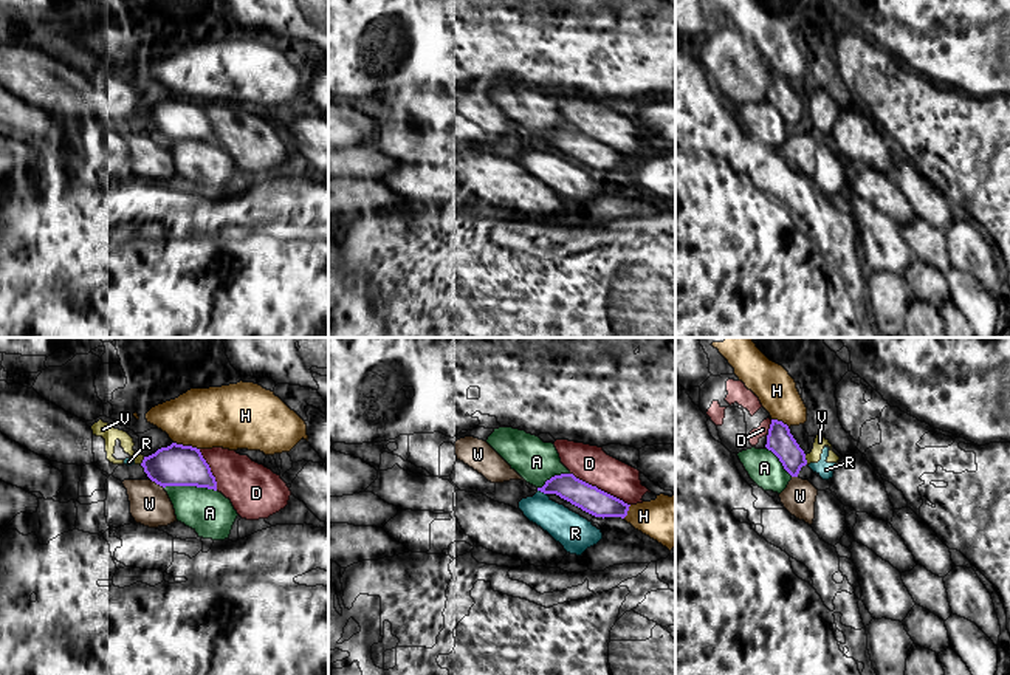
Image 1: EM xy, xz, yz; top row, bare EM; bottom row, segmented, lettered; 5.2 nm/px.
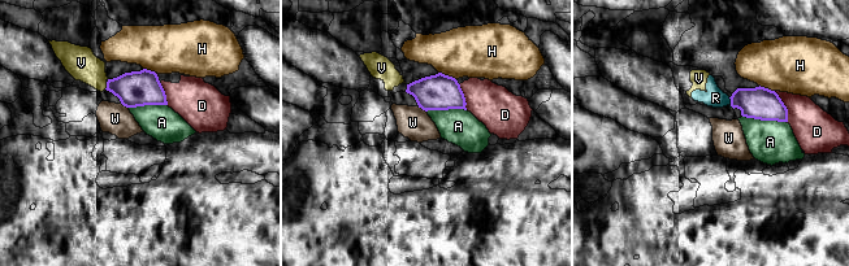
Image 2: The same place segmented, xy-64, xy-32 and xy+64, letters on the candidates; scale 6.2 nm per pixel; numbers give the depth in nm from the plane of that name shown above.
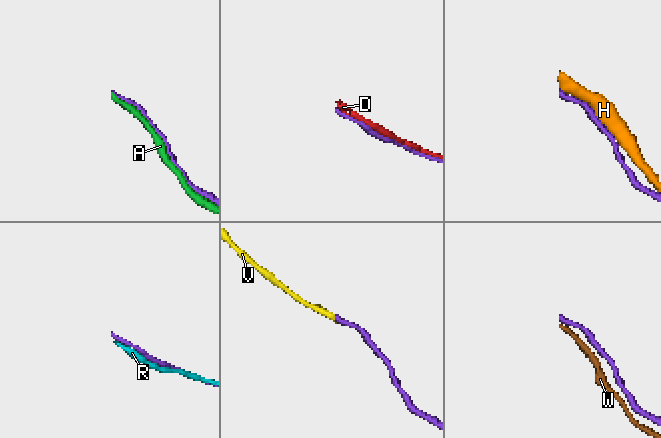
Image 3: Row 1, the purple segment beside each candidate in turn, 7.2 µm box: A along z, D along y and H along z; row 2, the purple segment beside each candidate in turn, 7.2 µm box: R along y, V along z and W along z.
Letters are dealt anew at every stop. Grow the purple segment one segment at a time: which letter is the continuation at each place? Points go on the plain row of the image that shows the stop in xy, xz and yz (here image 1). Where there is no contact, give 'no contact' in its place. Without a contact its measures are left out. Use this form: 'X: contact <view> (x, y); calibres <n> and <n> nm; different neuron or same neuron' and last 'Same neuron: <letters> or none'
A: contact xy (191, 138); calibres 220 and 240 nm; different neuron
D: contact xz (600, 143); calibres 140 and 190 nm; different neuron
H: contact xy (186, 99); calibres 220 and 320 nm; different neuron
R: contact xz (542, 144); calibres 140 and 180 nm; different neuron
V: contact yz (806, 113); calibres 140 and 60 nm; different neuron
W: contact xy (157, 137); calibres 220 and 200 nm; different neuron
Same neuron: none

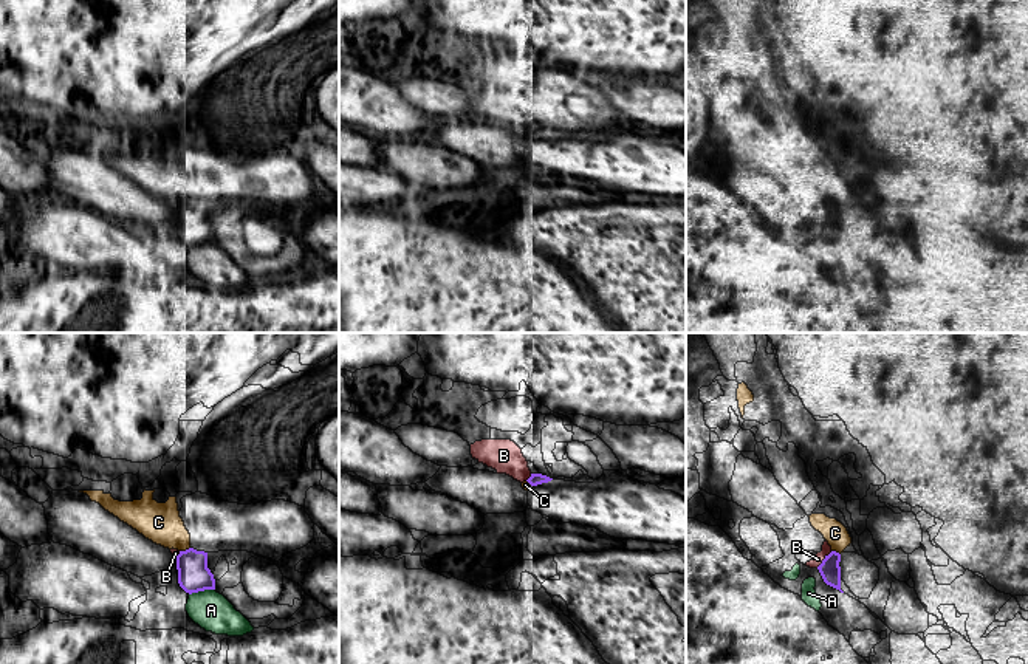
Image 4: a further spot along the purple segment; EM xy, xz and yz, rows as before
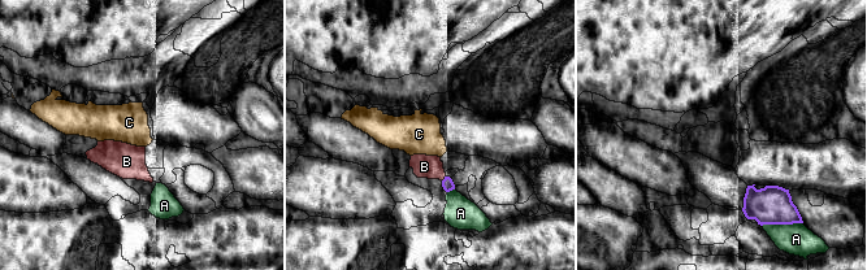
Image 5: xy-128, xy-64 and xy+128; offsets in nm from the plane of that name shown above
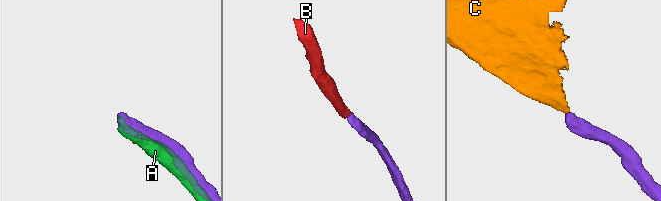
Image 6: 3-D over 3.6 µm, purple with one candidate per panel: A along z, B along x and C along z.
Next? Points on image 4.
A: contact xy (202, 243); calibres 170 and 200 nm; different neuron
B: contact yz (824, 212); calibres 110 and 50 nm; same neuron
C: contact xy (186, 203); calibres 170 and 200 nm; different neuron
Same neuron: B

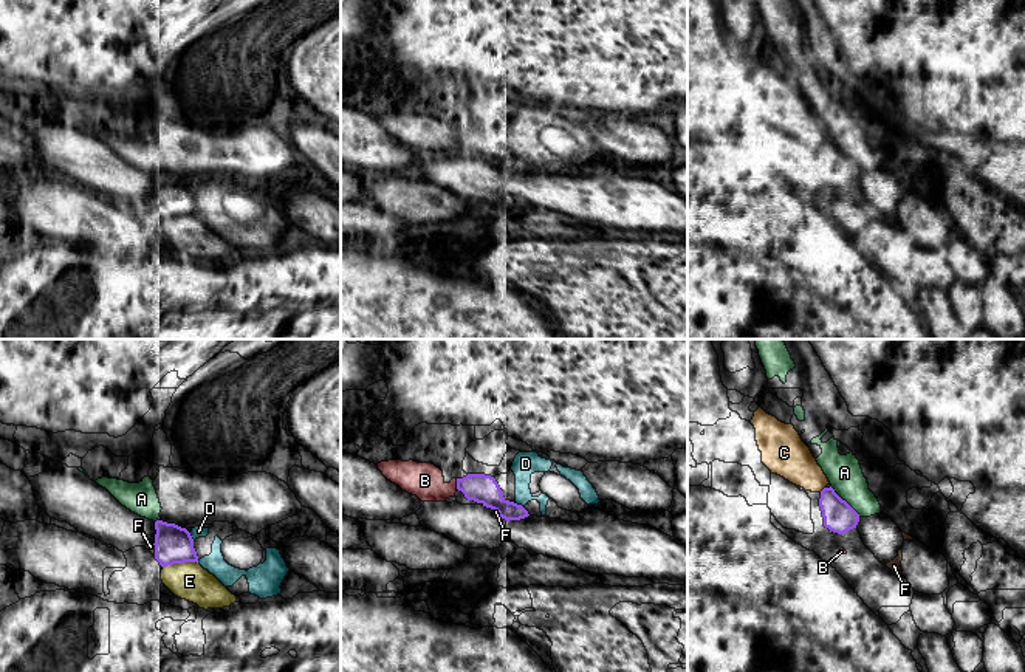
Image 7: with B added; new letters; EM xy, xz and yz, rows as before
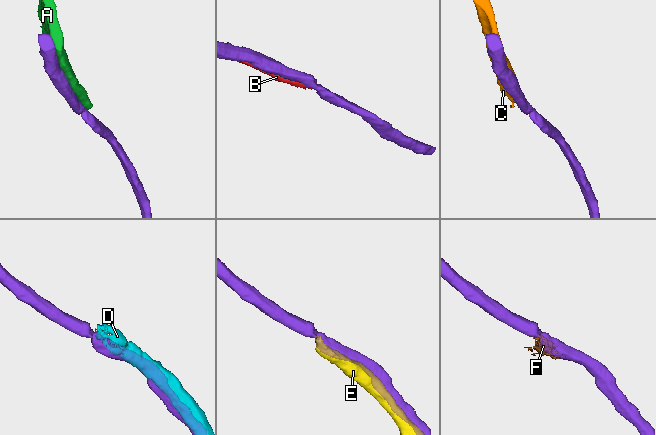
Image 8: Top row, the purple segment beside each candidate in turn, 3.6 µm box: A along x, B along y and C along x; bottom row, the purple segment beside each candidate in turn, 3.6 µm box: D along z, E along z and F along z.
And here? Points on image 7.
A: contact yz (846, 155); calibres 160 and 180 nm; different neuron
B: contact xz (457, 137); calibres 150 and 190 nm; different neuron
C: contact yz (824, 141); calibres 160 and 220 nm; different neuron
D: contact xy (191, 189); calibres 190 and 60 nm; different neuron
E: contact xy (180, 216); calibres 190 and 200 nm; different neuron
F: contact xy (155, 203); calibres 190 and 50 nm; different neuron
Same neuron: none

